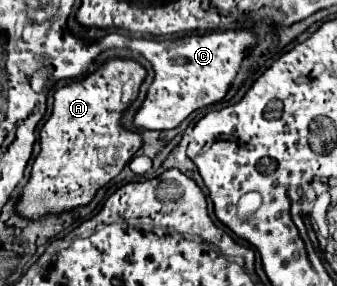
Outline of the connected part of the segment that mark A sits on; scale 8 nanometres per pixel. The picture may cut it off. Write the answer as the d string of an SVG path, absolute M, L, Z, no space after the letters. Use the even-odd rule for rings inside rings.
M110 59L86 79L56 89L52 115L40 129L40 145L42 145L40 155L34 161L32 177L28 185L20 193L18 211L22 215L30 219L38 219L48 213L62 213L62 211L86 205L92 201L98 187L106 185L110 179L114 179L122 171L122 167L132 159L132 153L138 151L138 147L142 145L142 139L138 133L124 131L120 127L120 115L136 99L144 77L146 77L146 71L136 61Z

